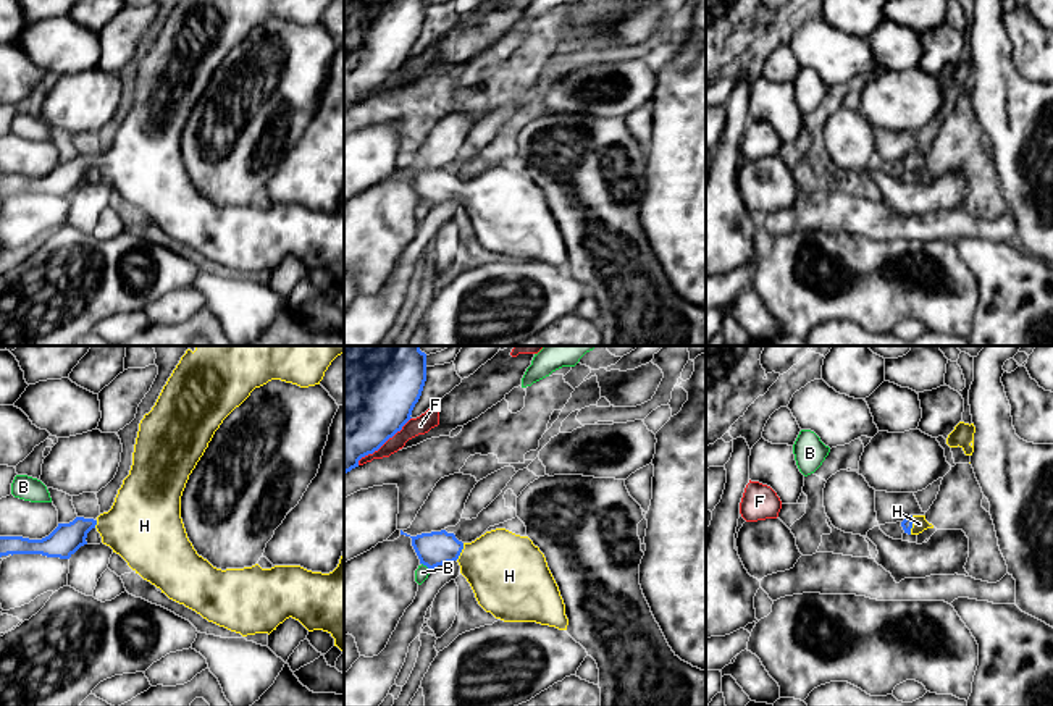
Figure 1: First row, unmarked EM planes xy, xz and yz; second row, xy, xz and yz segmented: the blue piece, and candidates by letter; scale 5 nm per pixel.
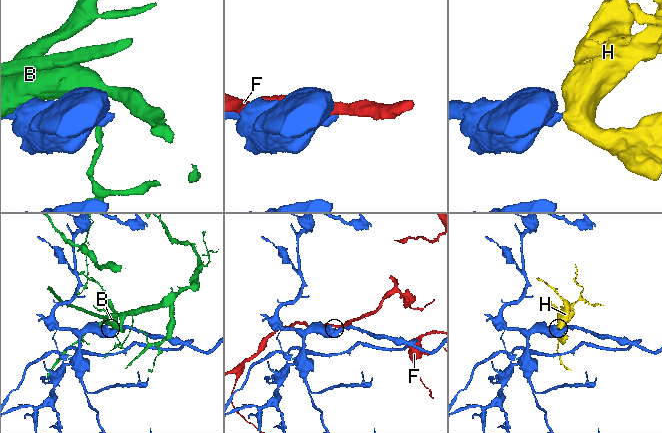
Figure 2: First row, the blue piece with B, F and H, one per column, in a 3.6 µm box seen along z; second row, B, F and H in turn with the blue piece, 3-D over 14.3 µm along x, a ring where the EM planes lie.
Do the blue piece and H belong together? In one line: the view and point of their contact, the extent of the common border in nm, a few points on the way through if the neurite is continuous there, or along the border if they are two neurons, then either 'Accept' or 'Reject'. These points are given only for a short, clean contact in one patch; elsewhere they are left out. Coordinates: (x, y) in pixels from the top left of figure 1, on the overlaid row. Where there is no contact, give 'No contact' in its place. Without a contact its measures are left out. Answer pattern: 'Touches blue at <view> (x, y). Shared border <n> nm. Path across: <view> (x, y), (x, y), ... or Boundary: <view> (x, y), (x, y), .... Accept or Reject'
Touches blue at yz (911, 525). Shared border 100 nm. Path across: yz (906, 524), (911, 525), (919, 524). Accept

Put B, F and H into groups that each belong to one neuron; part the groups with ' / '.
B / F / H

